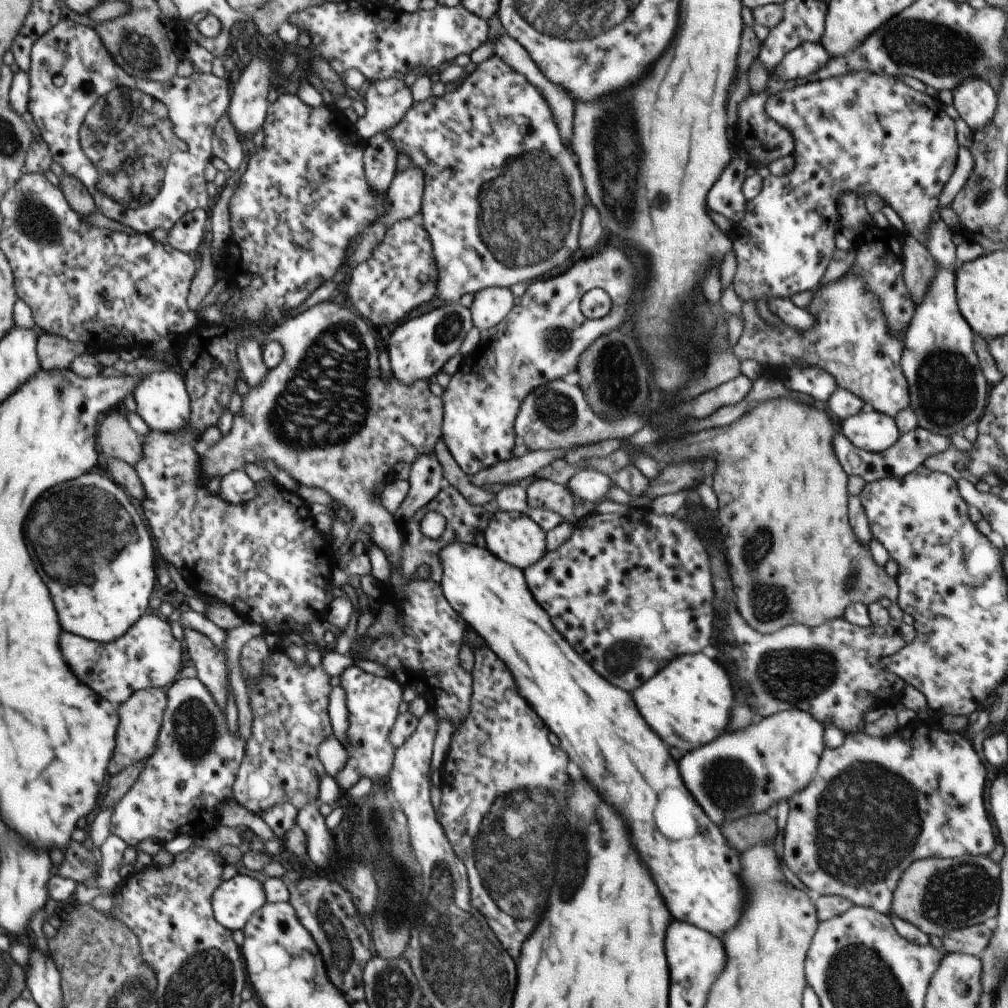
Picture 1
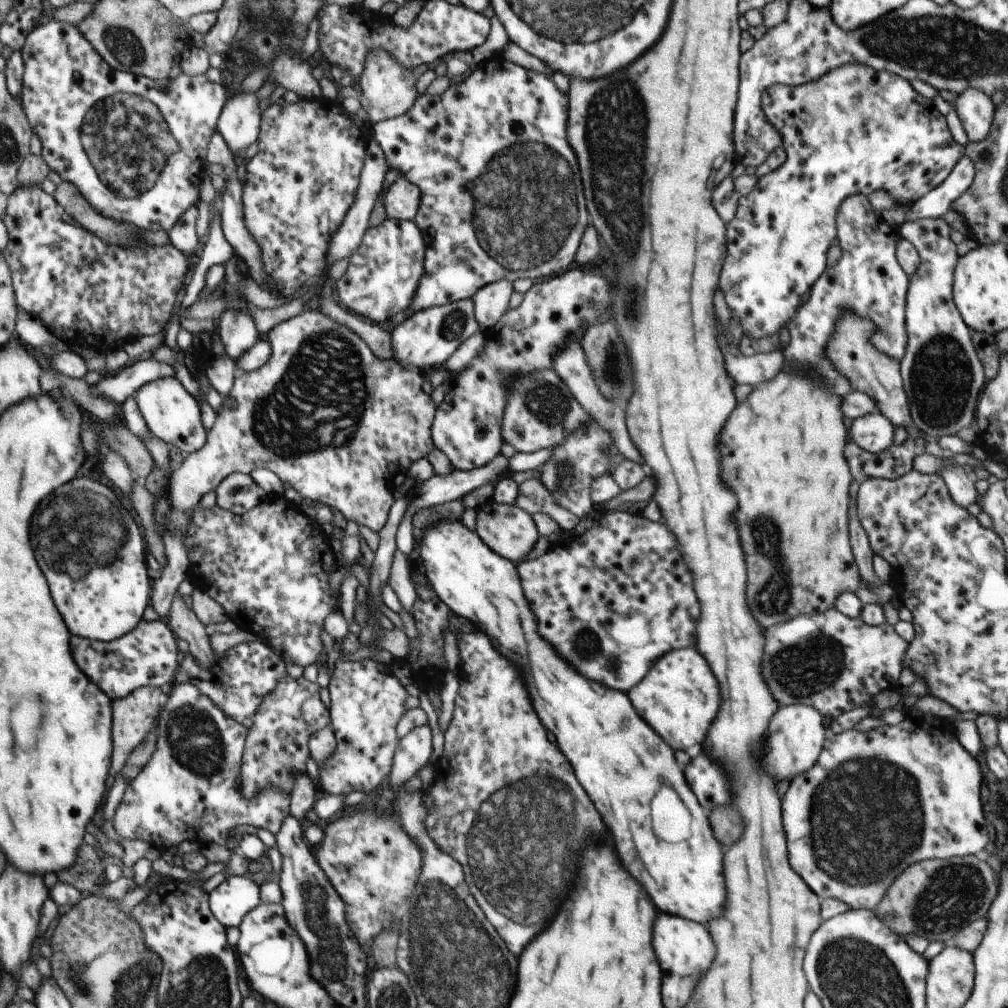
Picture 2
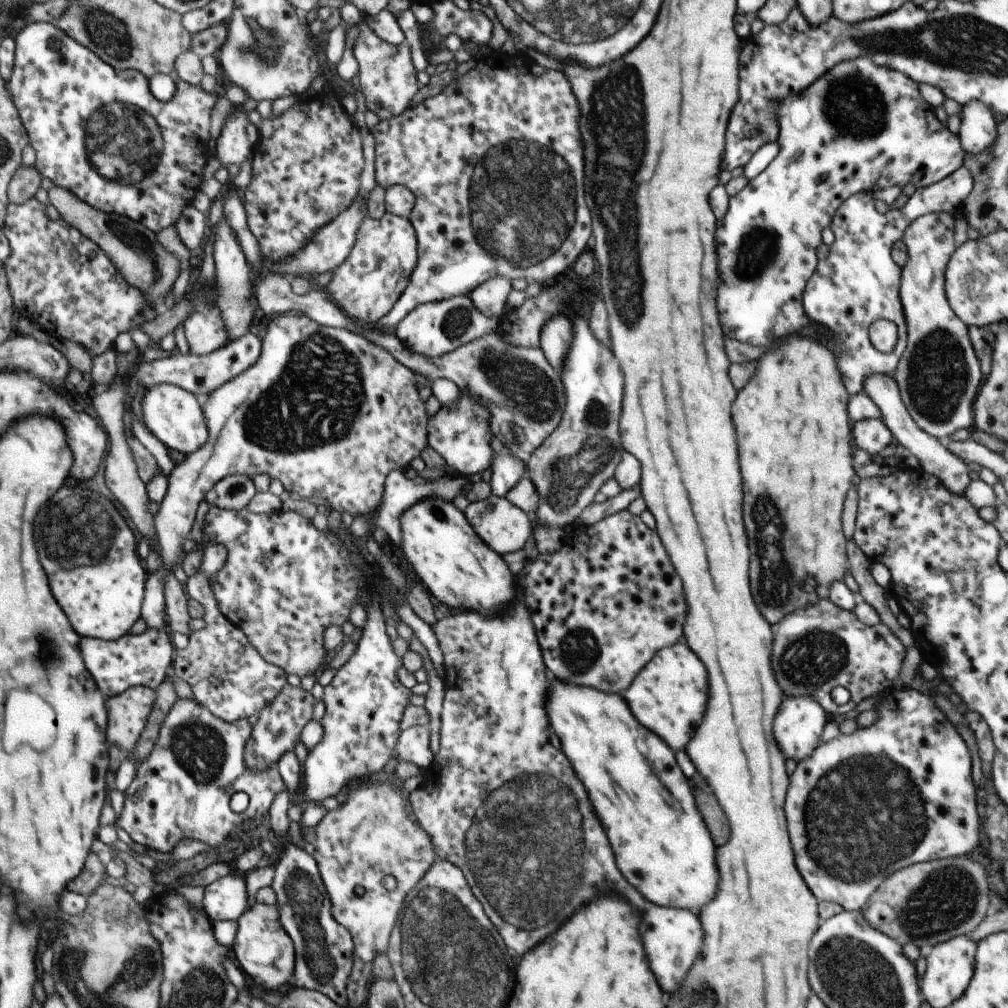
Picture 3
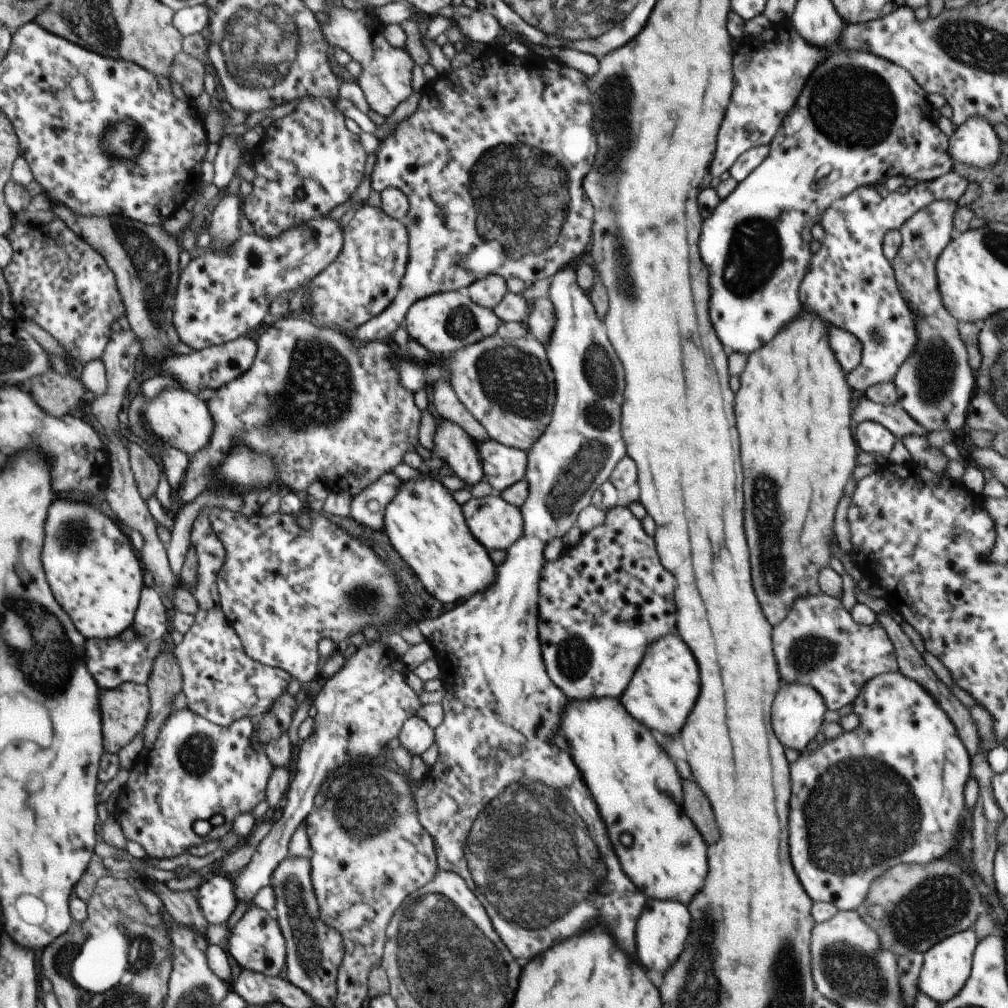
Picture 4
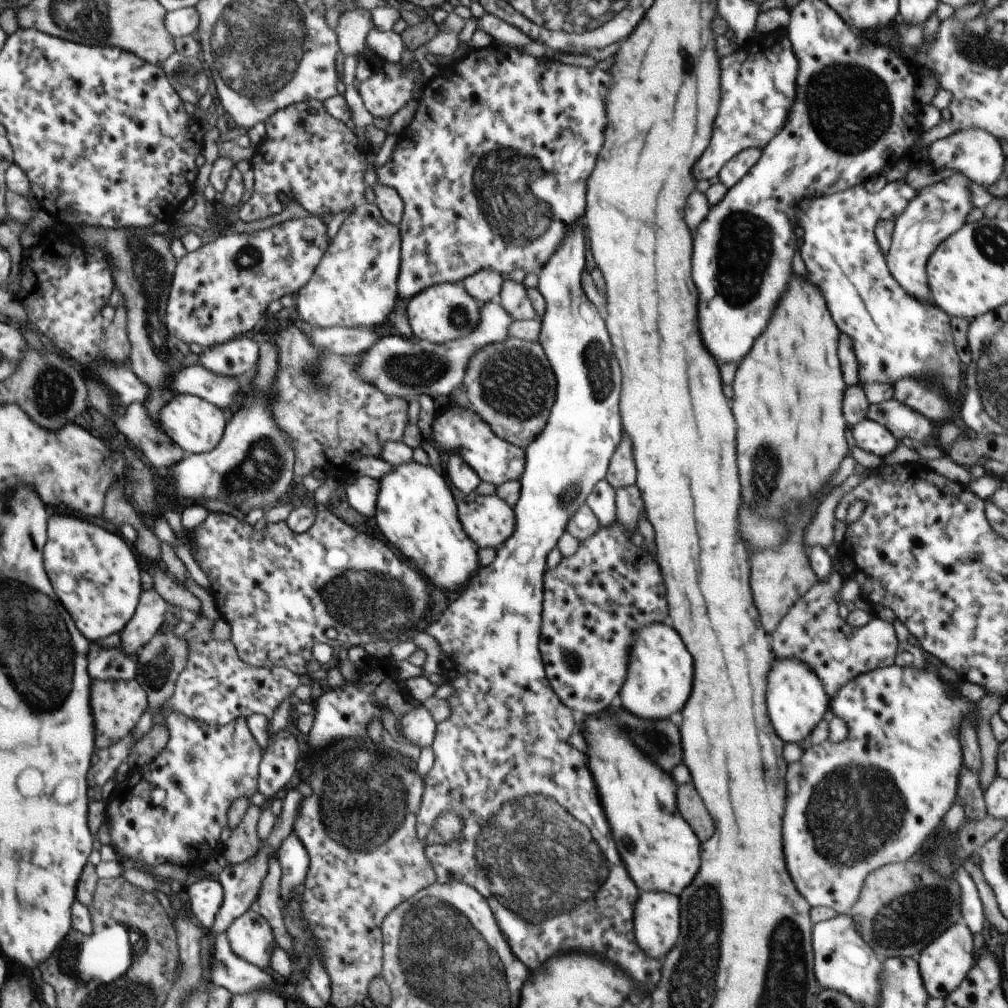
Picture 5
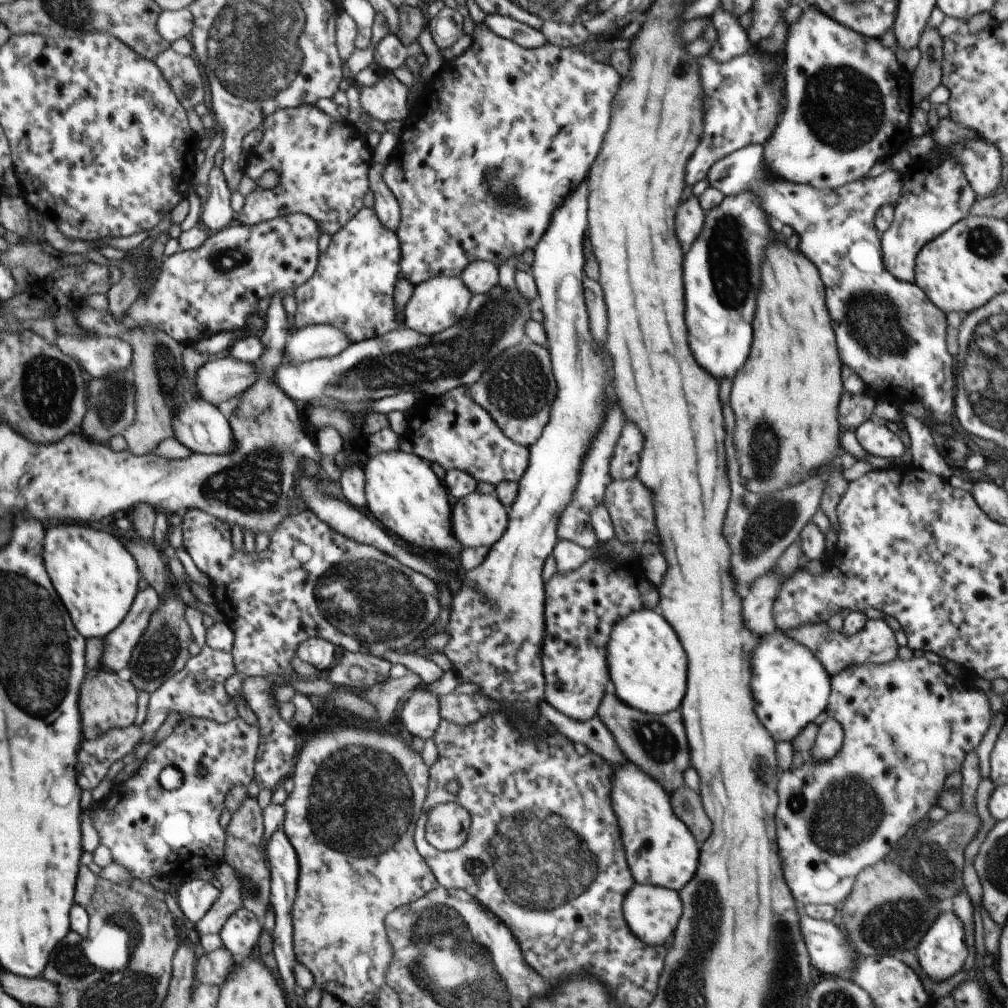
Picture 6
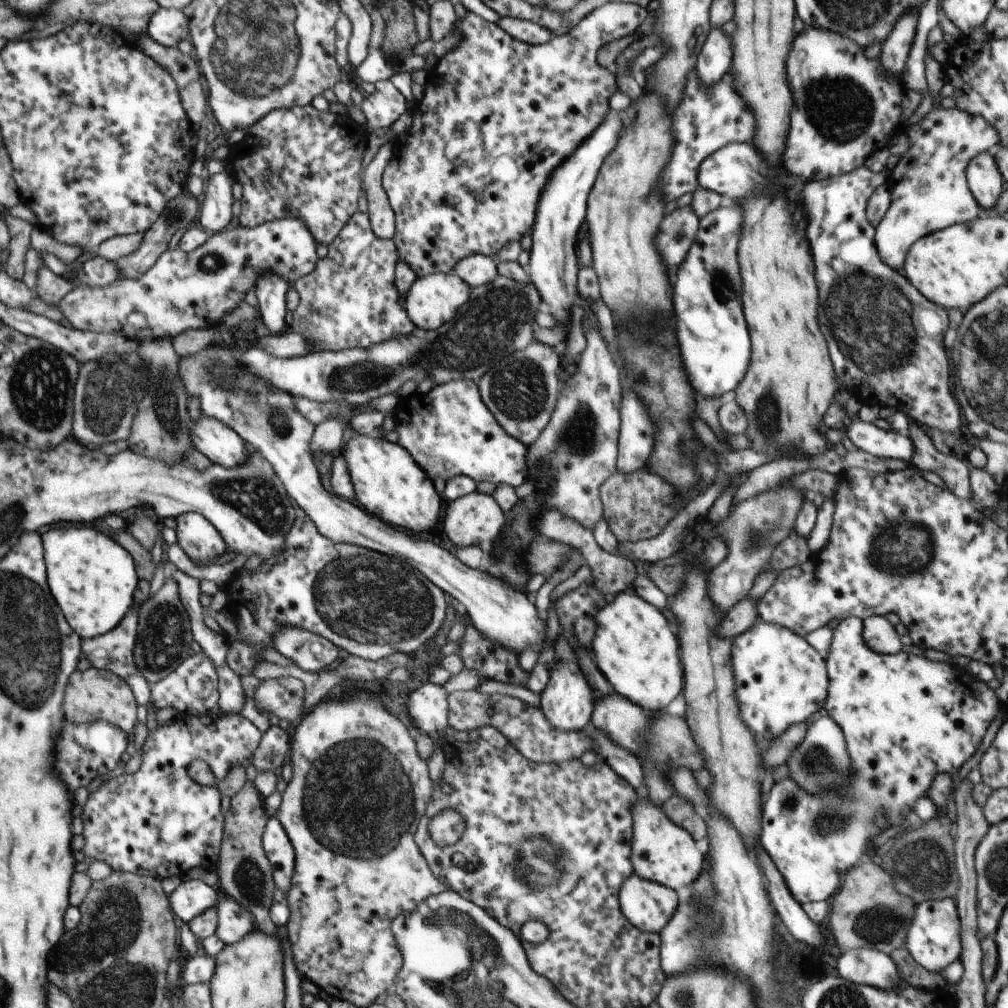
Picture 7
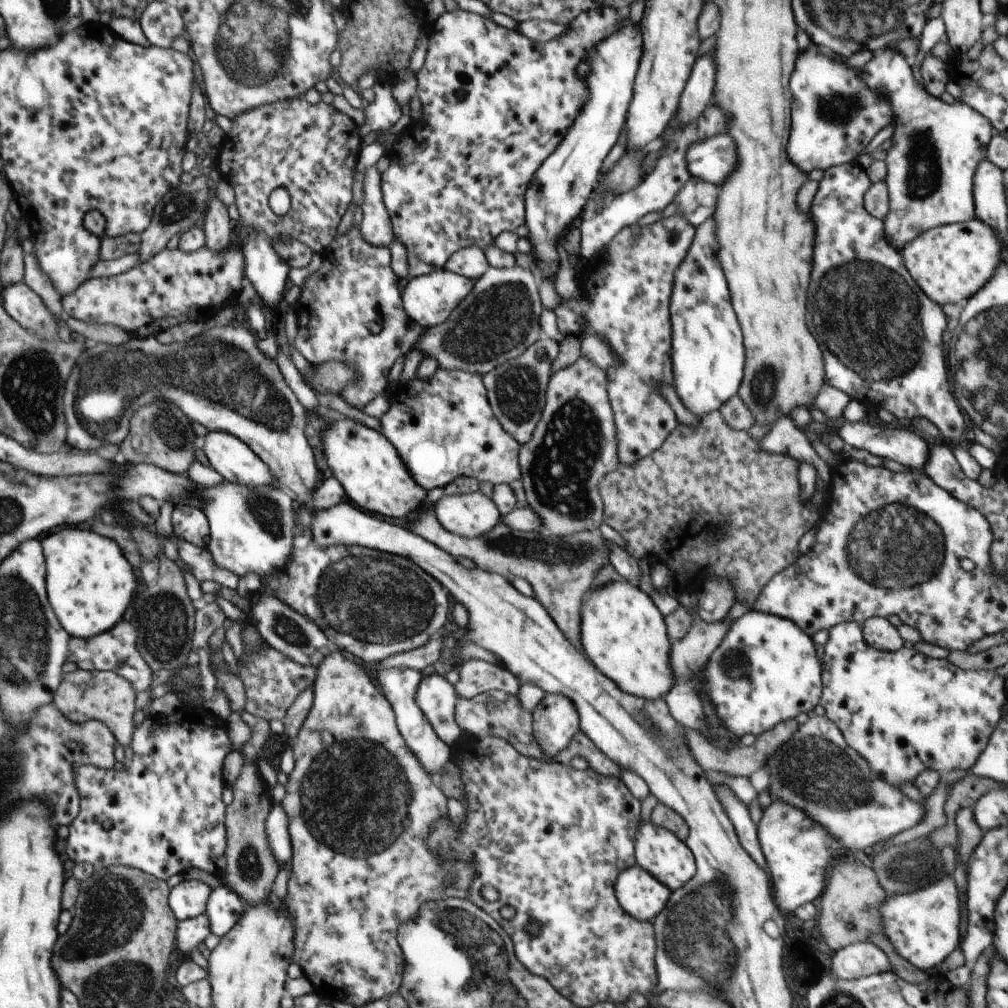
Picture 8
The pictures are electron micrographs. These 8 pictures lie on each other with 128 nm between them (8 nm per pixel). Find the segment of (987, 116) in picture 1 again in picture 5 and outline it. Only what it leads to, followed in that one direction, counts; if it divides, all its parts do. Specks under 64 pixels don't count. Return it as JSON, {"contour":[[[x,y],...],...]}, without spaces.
{"contour":[[[964,128],[956,131],[954,134],[941,138],[933,142],[927,148],[929,164],[934,168],[950,168],[956,172],[962,173],[967,179],[981,186],[982,189],[988,189],[990,184],[1002,176],[1006,157],[1002,151],[999,140],[990,132],[982,128]]]}

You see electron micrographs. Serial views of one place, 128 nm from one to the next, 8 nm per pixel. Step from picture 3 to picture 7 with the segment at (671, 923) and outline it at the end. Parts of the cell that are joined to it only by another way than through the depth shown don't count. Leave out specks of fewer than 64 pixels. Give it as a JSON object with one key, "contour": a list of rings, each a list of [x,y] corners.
{"contour":[[[632,874],[618,893],[623,915],[640,932],[660,934],[678,908],[677,892],[663,884]]]}

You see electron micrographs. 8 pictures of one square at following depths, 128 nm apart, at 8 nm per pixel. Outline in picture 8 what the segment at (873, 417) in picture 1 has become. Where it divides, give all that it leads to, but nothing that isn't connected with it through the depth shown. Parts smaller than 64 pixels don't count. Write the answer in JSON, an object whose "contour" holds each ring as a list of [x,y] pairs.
{"contour":[[[841,421],[837,425],[840,438],[844,440],[846,447],[867,450],[870,454],[899,462],[910,470],[923,470],[930,456],[930,445],[912,430],[903,430],[898,426],[879,427],[868,421]]]}

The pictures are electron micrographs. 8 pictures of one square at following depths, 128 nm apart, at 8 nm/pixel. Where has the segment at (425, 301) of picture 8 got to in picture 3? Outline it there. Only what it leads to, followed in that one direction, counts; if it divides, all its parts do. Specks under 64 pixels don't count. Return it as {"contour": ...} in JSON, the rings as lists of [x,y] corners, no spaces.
{"contour":[[[469,295],[454,296],[438,302],[420,304],[397,324],[395,335],[410,352],[426,358],[438,358],[484,334],[496,333],[499,320],[499,318],[486,318],[482,312],[478,312]]]}

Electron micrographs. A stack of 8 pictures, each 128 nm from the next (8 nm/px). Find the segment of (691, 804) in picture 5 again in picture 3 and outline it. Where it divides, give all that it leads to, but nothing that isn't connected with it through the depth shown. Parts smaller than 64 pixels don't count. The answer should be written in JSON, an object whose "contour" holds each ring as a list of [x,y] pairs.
{"contour":[[[698,786],[696,788],[696,804],[698,804],[698,810],[700,810],[700,814],[702,814],[708,830],[710,830],[710,834],[712,834],[714,844],[716,846],[726,844],[730,830],[728,830],[726,816],[722,812],[722,808],[718,806],[716,798],[712,794],[708,794],[702,786]]]}

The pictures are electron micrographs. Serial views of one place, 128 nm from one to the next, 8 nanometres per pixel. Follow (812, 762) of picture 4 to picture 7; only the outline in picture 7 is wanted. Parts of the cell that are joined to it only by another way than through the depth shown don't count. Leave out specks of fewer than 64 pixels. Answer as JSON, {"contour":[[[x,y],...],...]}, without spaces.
{"contour":[[[850,616],[844,618],[833,629],[833,638],[828,652],[828,658],[825,659],[827,668],[827,674],[829,678],[828,696],[824,701],[823,713],[828,715],[834,722],[840,725],[843,730],[844,738],[846,741],[846,748],[848,749],[848,756],[850,756],[850,764],[852,764],[852,776],[850,776],[850,784],[846,784],[846,788],[842,788],[842,794],[838,790],[832,790],[832,792],[824,792],[824,796],[812,796],[808,792],[804,792],[802,788],[798,790],[790,778],[784,778],[780,780],[778,784],[774,784],[768,800],[764,802],[762,806],[762,832],[760,832],[760,844],[762,848],[770,854],[770,858],[774,861],[776,868],[782,874],[784,882],[788,890],[792,893],[792,896],[799,902],[800,905],[804,903],[826,901],[831,896],[834,896],[840,887],[842,886],[843,878],[850,868],[858,865],[860,862],[866,860],[868,850],[872,848],[868,842],[870,838],[881,834],[890,826],[896,826],[902,824],[904,819],[914,820],[914,804],[918,798],[928,797],[928,792],[934,784],[934,778],[939,774],[950,774],[953,778],[956,777],[960,768],[974,756],[978,745],[982,742],[982,738],[986,734],[986,730],[990,727],[990,724],[994,721],[999,711],[1002,708],[1002,702],[996,698],[995,690],[988,688],[984,681],[978,678],[970,678],[969,672],[961,668],[957,668],[951,665],[949,661],[932,661],[922,655],[914,655],[913,653],[902,652],[893,655],[883,655],[870,650],[866,646],[863,637],[863,623],[860,618]]]}

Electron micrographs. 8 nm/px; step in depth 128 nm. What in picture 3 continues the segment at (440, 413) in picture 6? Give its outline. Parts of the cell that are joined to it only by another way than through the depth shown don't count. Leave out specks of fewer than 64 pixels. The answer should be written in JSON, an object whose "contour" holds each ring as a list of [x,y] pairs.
{"contour":[[[495,453],[490,463],[490,471],[485,476],[491,486],[492,495],[505,497],[523,478],[526,462],[517,455],[504,456]]]}

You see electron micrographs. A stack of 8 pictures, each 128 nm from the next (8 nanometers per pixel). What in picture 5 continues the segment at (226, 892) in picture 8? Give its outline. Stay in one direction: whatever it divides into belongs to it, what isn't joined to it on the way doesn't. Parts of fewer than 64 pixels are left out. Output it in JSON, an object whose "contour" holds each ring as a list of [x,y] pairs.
{"contour":[[[256,907],[250,908],[234,920],[226,934],[236,956],[258,968],[270,968],[273,951],[279,946],[270,924]]]}

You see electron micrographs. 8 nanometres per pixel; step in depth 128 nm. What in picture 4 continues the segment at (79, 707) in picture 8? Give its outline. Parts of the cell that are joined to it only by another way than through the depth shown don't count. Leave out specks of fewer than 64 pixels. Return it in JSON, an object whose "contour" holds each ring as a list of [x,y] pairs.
{"contour":[[[125,683],[114,690],[100,690],[101,712],[103,716],[105,752],[118,755],[136,739],[145,728],[152,708],[150,692],[146,685]]]}

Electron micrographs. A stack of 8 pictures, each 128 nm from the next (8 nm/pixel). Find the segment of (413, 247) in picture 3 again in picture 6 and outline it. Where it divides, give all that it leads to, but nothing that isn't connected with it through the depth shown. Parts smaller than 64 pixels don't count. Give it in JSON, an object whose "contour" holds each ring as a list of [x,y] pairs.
{"contour":[[[362,207],[354,218],[332,236],[326,252],[319,255],[314,276],[295,288],[293,293],[297,304],[294,315],[296,328],[328,324],[340,328],[350,338],[350,342],[356,343],[404,327],[394,308],[393,297],[400,279],[400,259],[401,246],[396,231],[386,228],[380,222],[374,208]]]}

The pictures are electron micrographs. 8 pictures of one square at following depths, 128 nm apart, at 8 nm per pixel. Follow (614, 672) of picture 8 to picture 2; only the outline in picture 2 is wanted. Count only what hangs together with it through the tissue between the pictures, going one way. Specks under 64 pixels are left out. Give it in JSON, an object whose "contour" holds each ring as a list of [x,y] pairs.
{"contour":[[[694,648],[673,650],[656,660],[642,682],[631,688],[627,695],[636,712],[650,722],[654,732],[658,732],[674,750],[688,750],[694,744],[700,746],[720,708],[718,682],[706,660]]]}

